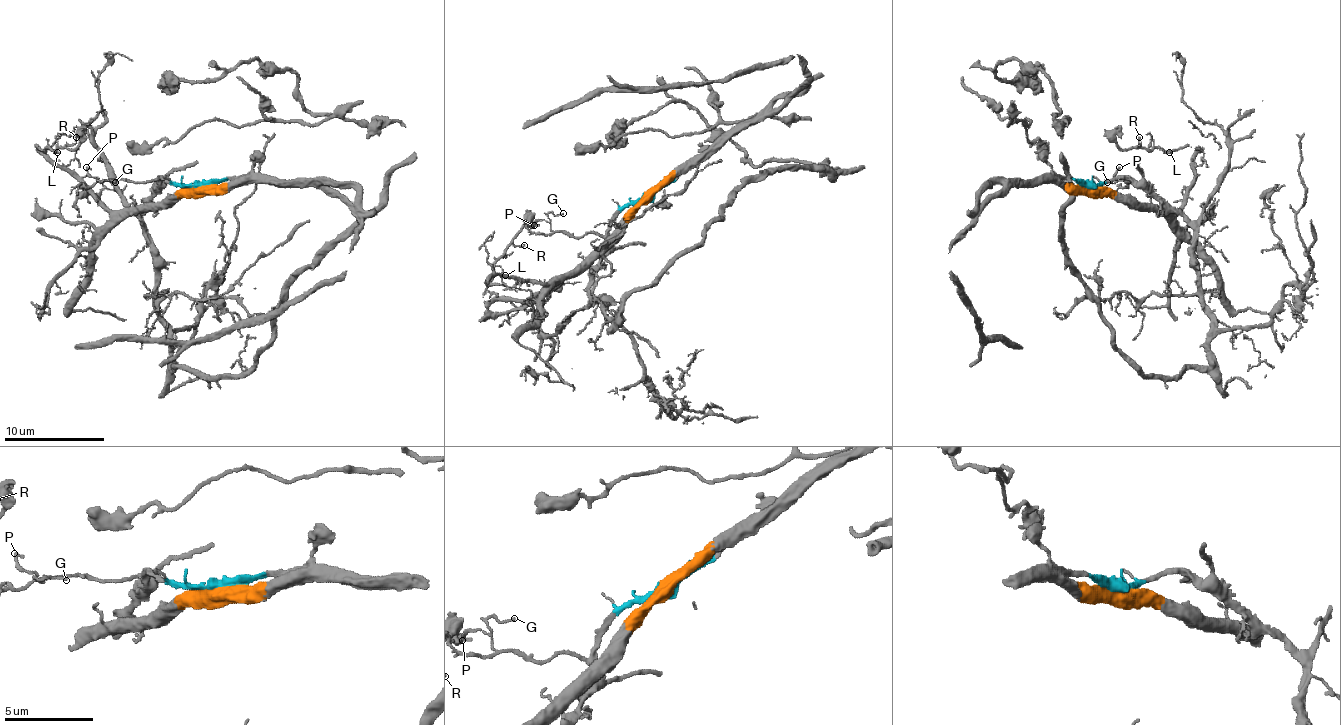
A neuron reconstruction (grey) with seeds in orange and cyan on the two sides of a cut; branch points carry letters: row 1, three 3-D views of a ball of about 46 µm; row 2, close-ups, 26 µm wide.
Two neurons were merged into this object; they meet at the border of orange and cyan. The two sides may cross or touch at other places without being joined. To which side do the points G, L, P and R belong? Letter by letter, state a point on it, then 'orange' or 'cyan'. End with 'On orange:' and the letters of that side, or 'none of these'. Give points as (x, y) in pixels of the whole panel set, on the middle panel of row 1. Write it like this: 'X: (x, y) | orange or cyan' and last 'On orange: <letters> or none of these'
G: (563, 213) | cyan
L: (505, 275) | orange
P: (534, 225) | cyan
R: (524, 245) | orange
On orange: L, R

